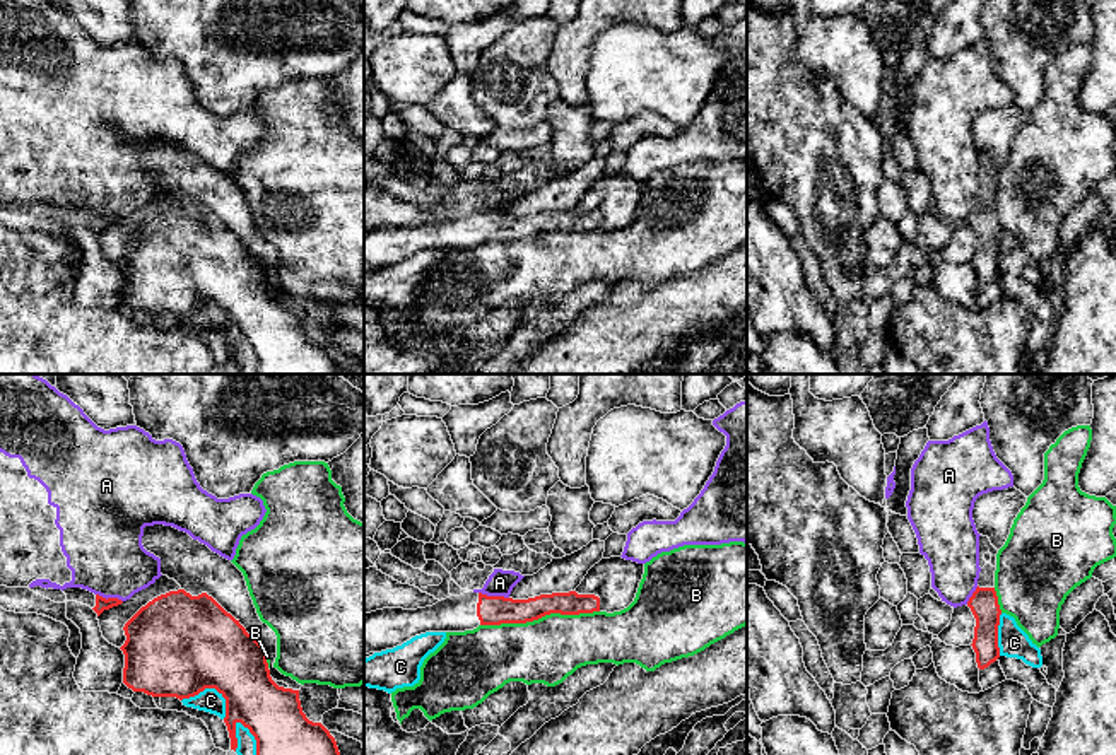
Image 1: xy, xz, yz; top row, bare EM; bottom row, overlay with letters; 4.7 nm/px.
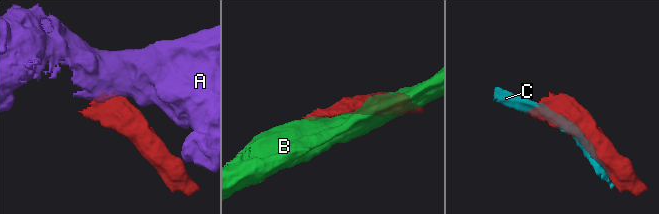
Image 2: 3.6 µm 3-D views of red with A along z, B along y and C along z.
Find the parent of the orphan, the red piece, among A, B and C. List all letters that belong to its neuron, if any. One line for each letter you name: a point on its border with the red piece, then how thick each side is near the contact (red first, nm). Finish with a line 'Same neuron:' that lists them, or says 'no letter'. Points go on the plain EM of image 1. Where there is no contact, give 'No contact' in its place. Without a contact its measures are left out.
Same neuron: no letter

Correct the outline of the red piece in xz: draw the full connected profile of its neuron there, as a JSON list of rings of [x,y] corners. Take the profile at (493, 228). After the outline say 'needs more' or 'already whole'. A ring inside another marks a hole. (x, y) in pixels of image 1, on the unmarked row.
[[[468,208],[426,225],[383,225],[366,231],[364,273],[393,266],[426,249],[465,249],[479,243],[526,241],[550,231],[593,229],[600,229],[600,215],[576,208],[540,212],[528,217]]] | needs more

